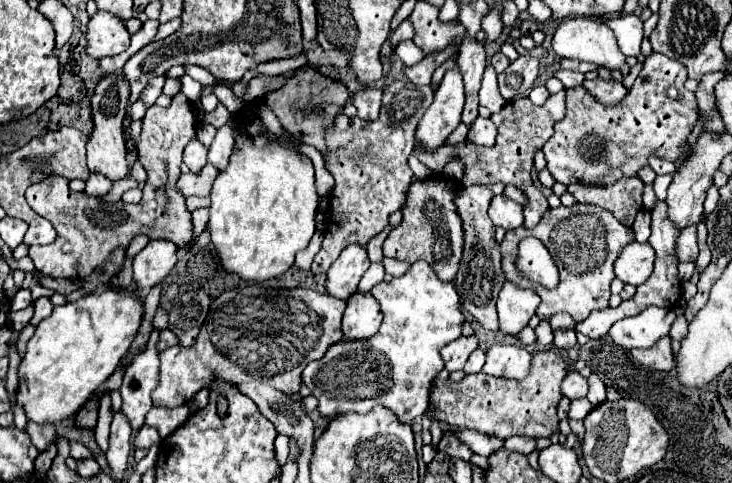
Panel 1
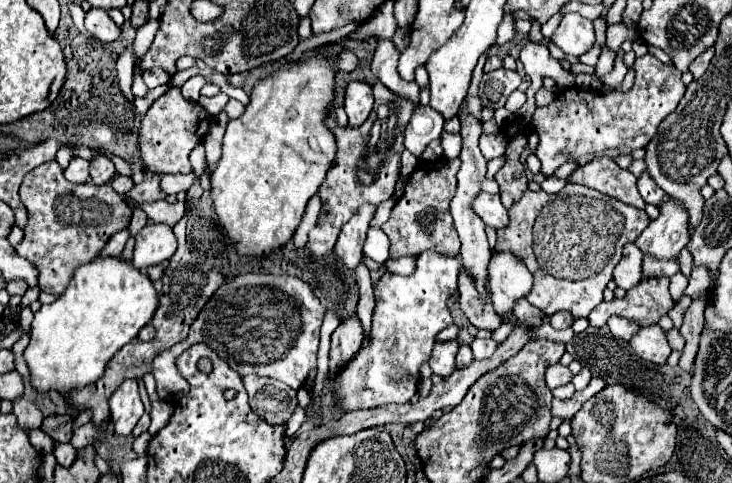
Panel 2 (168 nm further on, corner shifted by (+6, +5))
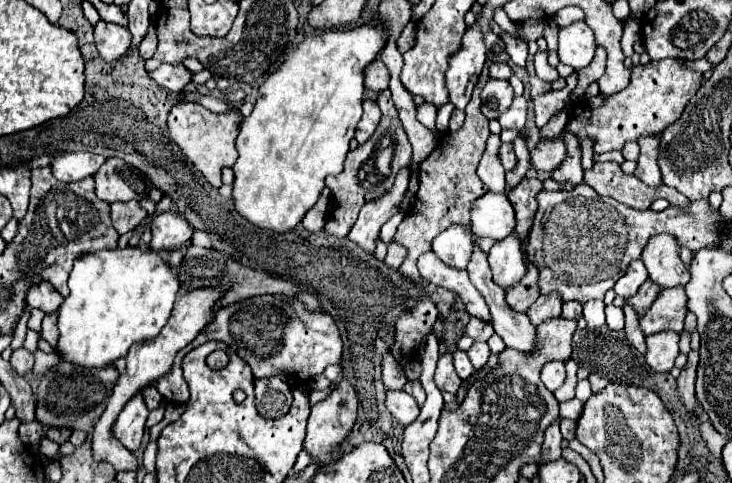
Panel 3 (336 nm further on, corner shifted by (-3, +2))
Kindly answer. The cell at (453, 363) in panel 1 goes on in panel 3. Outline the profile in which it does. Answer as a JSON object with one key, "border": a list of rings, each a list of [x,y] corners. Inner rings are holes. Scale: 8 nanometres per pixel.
{"border":[[[441,354],[439,362],[437,362],[437,370],[435,370],[435,384],[439,390],[447,390],[451,394],[457,394],[459,386],[461,386],[461,378],[455,374],[455,366],[451,362],[451,354]]]}

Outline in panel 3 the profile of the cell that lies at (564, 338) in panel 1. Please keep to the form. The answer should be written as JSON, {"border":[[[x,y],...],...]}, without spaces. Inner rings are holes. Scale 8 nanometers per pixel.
{"border":[[[563,302],[563,318],[577,320],[581,318],[581,312],[583,312],[583,306],[579,302]]]}

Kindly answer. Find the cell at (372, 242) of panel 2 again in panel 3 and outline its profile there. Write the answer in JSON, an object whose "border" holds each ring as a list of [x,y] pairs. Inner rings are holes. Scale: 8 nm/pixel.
{"border":[[[395,214],[395,216],[393,216],[389,222],[385,222],[385,224],[383,224],[383,228],[381,228],[381,240],[383,240],[387,246],[393,242],[395,230],[397,230],[397,226],[401,224],[403,216],[405,216],[405,214]]]}

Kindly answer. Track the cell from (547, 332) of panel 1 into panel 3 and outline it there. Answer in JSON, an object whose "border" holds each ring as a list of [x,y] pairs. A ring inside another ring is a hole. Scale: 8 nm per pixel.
{"border":[[[475,342],[467,354],[469,354],[469,360],[475,368],[483,368],[491,356],[491,350],[489,350],[487,342]]]}

